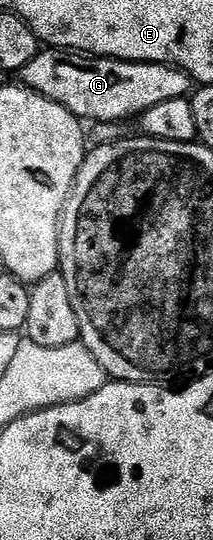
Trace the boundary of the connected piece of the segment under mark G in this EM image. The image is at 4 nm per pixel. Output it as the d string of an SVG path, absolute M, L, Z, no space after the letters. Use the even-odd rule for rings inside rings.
M52 47L38 51L35 59L19 70L19 77L25 88L59 103L85 123L125 123L128 117L140 118L151 107L167 103L167 99L189 97L195 85L193 78L176 65L114 61L112 57L91 57Z

